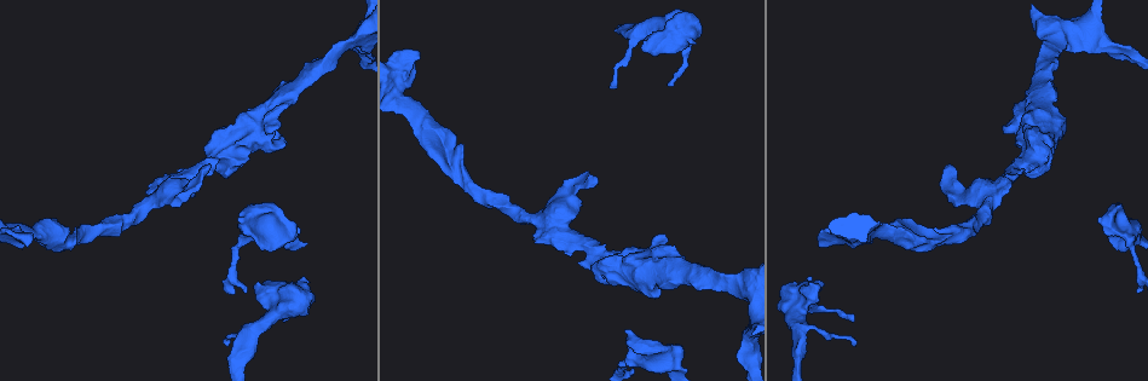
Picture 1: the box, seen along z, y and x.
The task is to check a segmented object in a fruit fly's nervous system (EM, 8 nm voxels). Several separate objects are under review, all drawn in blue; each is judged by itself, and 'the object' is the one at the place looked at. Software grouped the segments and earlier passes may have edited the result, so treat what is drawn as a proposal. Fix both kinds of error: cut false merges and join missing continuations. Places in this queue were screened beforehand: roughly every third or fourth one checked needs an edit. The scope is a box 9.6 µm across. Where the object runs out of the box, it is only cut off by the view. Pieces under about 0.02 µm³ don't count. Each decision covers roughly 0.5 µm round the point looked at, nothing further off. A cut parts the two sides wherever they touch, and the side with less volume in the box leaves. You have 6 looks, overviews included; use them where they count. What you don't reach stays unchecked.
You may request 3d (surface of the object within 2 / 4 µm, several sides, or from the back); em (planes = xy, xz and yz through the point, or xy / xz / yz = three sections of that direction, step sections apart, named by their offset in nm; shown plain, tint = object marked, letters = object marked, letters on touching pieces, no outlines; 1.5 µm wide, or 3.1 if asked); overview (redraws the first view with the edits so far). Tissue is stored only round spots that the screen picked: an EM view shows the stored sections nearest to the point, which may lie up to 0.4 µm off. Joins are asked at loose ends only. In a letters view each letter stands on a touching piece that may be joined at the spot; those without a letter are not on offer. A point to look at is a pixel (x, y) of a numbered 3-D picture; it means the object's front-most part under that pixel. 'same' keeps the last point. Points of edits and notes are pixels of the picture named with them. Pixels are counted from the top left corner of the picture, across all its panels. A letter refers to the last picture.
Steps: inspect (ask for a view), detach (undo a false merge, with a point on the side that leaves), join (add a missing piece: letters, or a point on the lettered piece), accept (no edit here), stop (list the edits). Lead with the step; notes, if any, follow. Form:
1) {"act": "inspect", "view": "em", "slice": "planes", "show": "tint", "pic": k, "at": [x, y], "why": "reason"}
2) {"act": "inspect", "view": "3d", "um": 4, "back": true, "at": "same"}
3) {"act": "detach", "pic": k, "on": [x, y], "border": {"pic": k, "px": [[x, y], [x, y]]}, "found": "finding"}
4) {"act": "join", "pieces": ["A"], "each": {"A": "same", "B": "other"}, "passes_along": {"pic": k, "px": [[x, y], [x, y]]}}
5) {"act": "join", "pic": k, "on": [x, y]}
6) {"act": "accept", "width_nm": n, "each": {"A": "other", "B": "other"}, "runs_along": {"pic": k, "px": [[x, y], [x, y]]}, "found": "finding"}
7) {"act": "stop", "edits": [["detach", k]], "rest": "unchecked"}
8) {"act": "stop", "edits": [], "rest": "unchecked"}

{"act": "inspect", "view": "em", "slice": "planes", "show": "plain", "pic": 1, "at": [398, 93], "why": "four-way junction"}

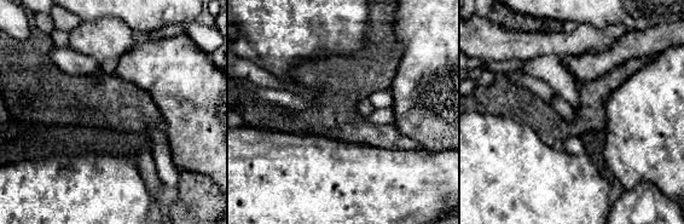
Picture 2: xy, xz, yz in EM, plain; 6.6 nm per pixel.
{"act": "inspect", "view": "em", "slice": "planes", "show": "tint", "at": "same"}

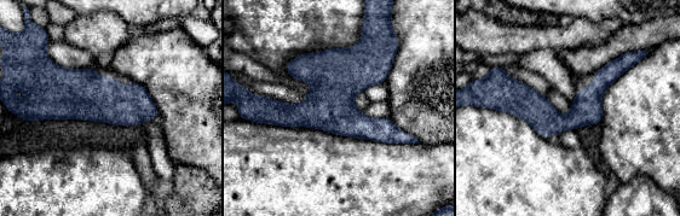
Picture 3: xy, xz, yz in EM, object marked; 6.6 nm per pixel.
{"act": "inspect", "view": "em", "slice": "planes", "show": "letters", "at": "same"}

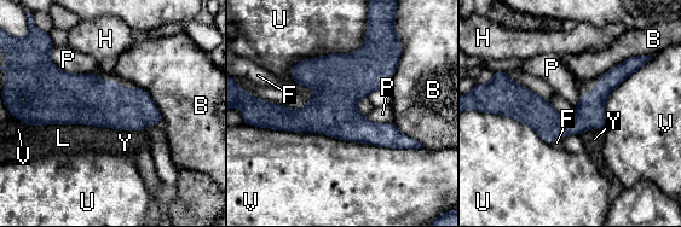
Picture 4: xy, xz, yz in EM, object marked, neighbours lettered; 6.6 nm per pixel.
{"act": "accept", "width_nm": 200, "each": {"B": "other", "F": "other", "H": "other", "L": "other", "P": "other", "U": "other", "V": "other", "Y": "other"}, "runs_along": {"pic": 4, "px": [[271, 121], [342, 120], [407, 143]]}, "found": "one neuron here"}

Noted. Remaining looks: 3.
{"act": "inspect", "view": "em", "slice": "yz", "step": 4, "show": "letters", "pic": 1, "at": [612, 87], "why": "an open end"}

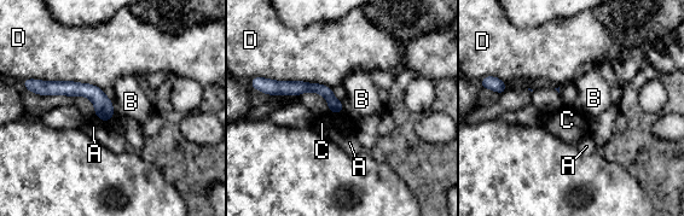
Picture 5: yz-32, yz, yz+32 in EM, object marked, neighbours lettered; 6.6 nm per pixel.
{"act": "accept", "each": {"A": "other", "B": "other", "C": "other", "D": "other"}, "border": {"pic": 5, "px": [[111, 100], [114, 115]]}, "found": "no lettered piece goes on from it"}

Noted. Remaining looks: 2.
{"act": "inspect", "view": "em", "slice": "yz", "step": 8, "show": "tint", "pic": 1, "at": [1055, 60]}

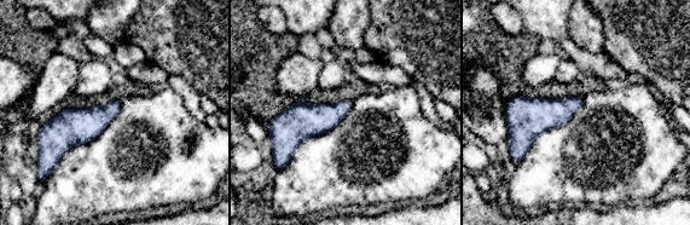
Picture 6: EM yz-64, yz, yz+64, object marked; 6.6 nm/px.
{"act": "inspect", "view": "em", "slice": "planes", "show": "letters", "at": "same"}

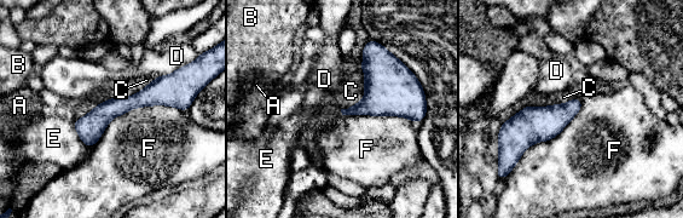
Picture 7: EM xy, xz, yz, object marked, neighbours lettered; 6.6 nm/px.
{"act": "accept", "longest_contact_nm": ["F", 700], "each": {"A": "other", "B": "other", "C": "other", "D": "other", "E": "other", "F": "other"}, "found": "no lettered piece goes on from it"}

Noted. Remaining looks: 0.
{"act": "stop", "edits": [], "rest": "unchecked"}

